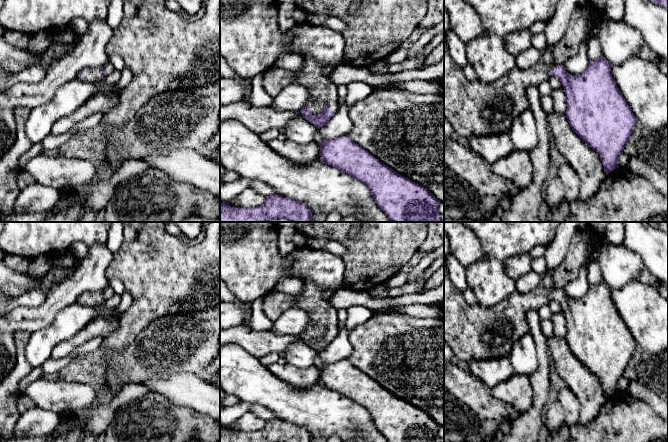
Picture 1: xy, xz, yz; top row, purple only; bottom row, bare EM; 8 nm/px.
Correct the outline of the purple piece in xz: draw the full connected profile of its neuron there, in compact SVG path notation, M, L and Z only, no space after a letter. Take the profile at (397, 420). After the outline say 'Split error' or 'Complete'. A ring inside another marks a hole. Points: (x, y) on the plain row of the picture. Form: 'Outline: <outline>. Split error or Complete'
Outline: M347 359L323 364L319 379L326 388L363 406L388 442L440 442L440 425L425 411L393 395Z. Complete

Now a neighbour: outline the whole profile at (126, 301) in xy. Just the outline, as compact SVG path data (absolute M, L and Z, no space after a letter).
M124 292L121 295L121 301L118 306L116 306L117 314L115 316L111 316L106 318L111 321L114 318L118 318L121 314L123 314L133 303L133 297L128 293Z

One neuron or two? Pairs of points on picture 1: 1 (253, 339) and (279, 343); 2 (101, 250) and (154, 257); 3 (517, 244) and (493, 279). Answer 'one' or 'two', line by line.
1: one
2: two
3: one

